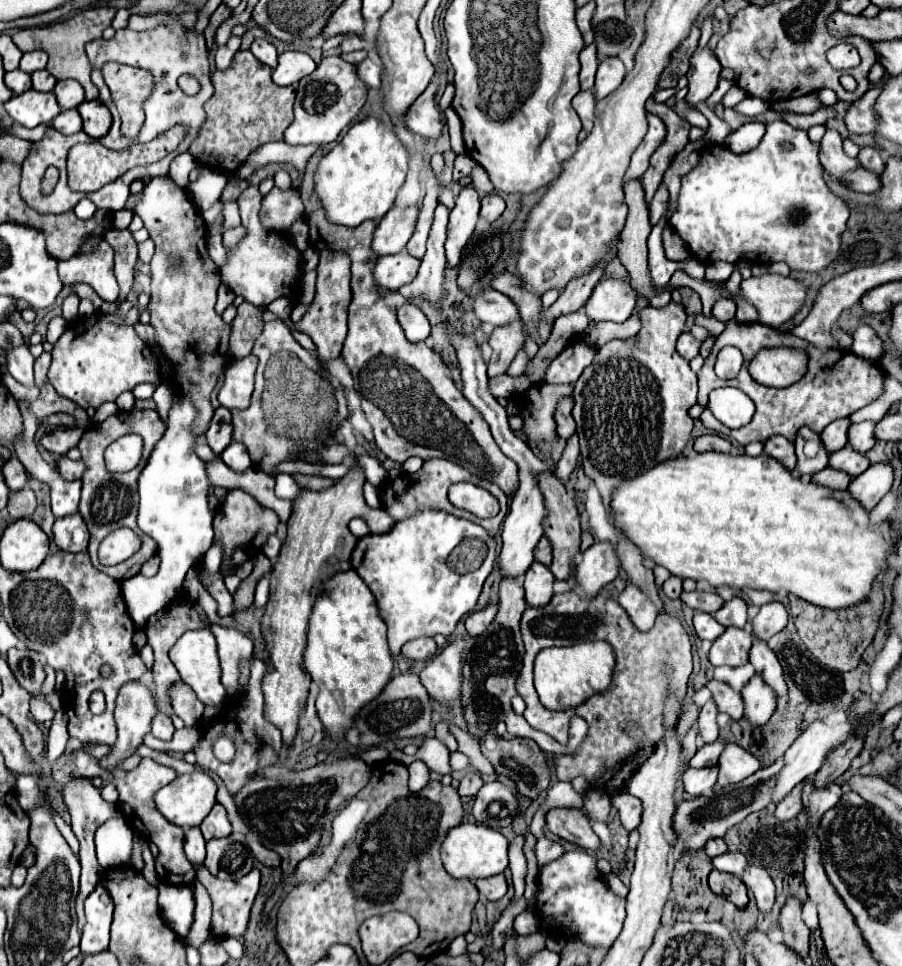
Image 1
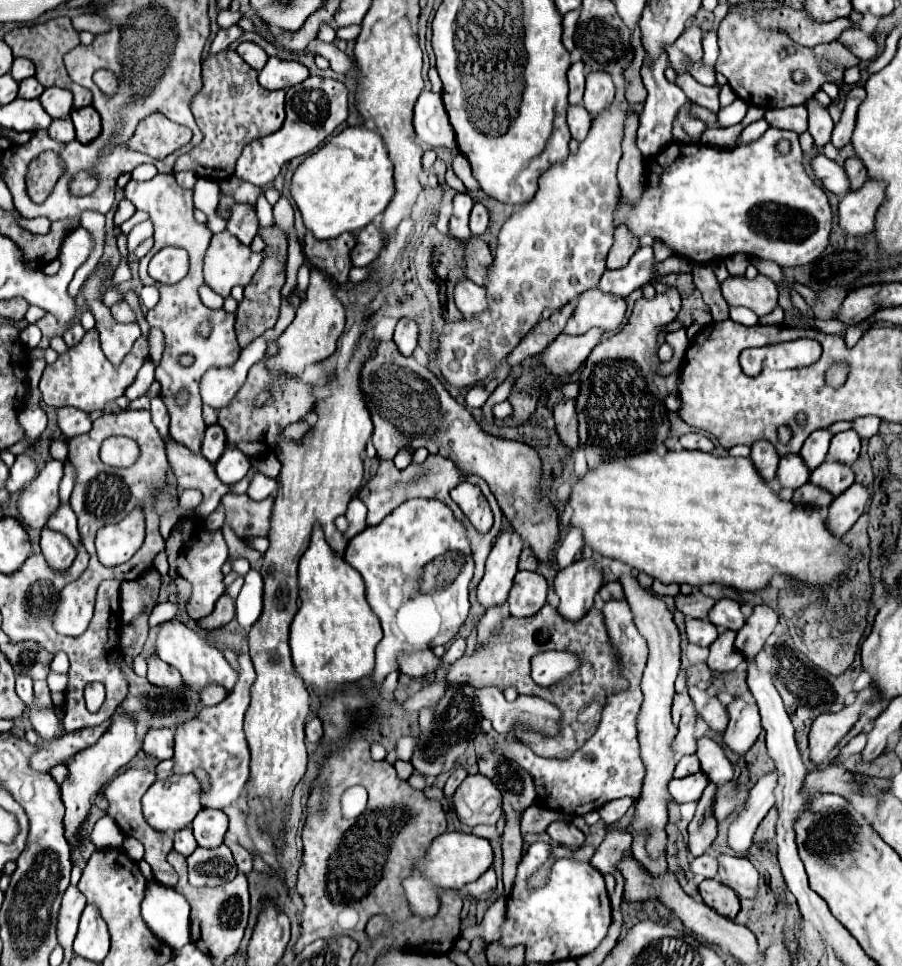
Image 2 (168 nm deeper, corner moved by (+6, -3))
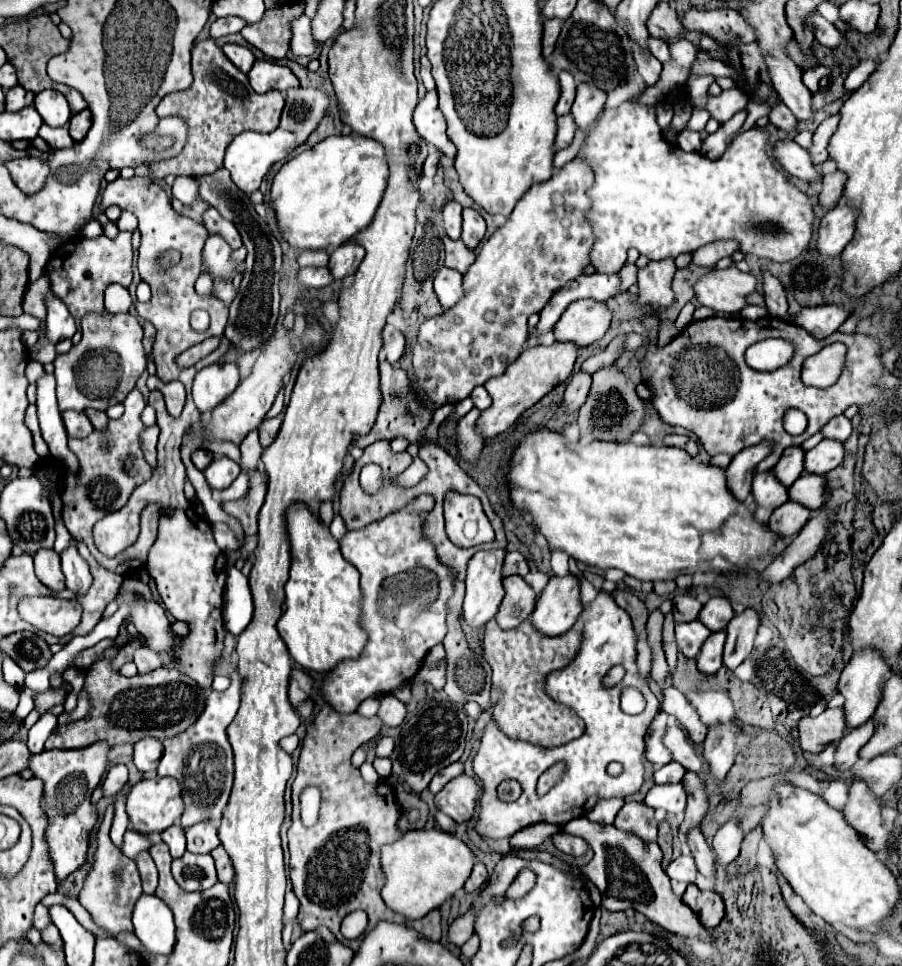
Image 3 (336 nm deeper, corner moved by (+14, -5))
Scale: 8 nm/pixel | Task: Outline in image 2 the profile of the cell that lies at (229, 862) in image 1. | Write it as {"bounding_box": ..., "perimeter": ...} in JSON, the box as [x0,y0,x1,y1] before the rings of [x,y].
{"bounding_box":[187,845,237,887],"perimeter":[[[219,845],[217,849],[197,847],[187,857],[187,867],[189,883],[193,887],[225,885],[237,875],[237,867],[227,845]]]}

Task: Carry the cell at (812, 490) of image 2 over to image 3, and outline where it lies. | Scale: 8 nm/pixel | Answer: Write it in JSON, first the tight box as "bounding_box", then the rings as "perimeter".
{"bounding_box":[769,501,811,537],"perimeter":[[[787,501],[781,507],[777,507],[769,519],[769,527],[779,533],[781,537],[791,537],[801,531],[801,527],[809,521],[811,509],[797,503],[797,501]]]}

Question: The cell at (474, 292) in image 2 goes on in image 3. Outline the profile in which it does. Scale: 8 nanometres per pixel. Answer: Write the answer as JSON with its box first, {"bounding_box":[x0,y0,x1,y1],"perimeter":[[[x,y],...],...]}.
{"bounding_box":[435,267,465,309],"perimeter":[[[443,267],[435,275],[435,293],[437,293],[439,303],[443,305],[443,309],[451,309],[453,305],[457,305],[465,297],[463,275],[459,271]]]}

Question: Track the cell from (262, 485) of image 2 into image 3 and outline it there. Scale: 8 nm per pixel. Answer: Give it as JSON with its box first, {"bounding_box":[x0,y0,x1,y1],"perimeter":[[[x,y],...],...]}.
{"bounding_box":[223,473,249,501],"perimeter":[[[241,473],[235,483],[231,483],[227,489],[223,489],[223,501],[231,499],[243,499],[249,493],[249,473]]]}

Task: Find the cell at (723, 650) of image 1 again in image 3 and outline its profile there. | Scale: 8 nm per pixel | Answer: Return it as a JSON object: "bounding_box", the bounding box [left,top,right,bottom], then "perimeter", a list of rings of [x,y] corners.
{"bounding_box":[697,631,725,675],"perimeter":[[[717,631],[709,635],[697,659],[701,673],[715,675],[723,667],[723,645],[725,645],[725,631]]]}

